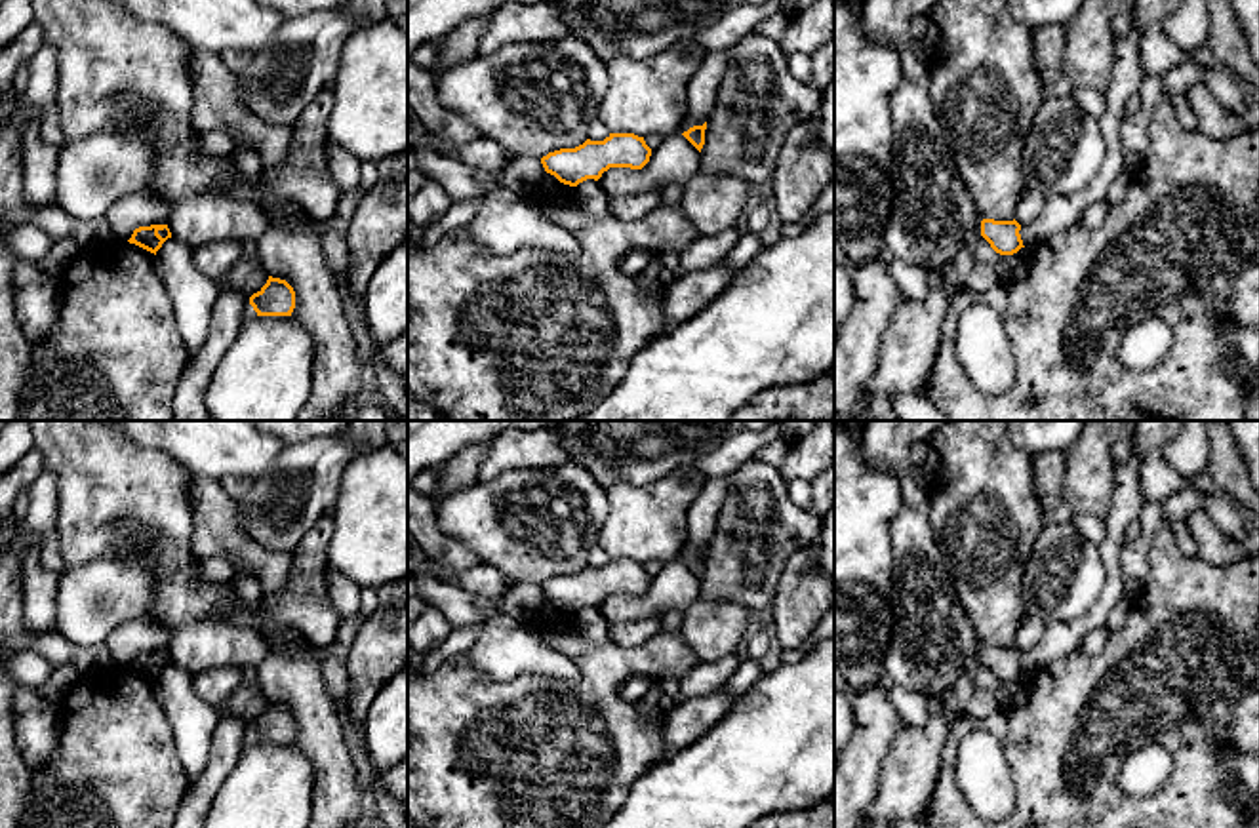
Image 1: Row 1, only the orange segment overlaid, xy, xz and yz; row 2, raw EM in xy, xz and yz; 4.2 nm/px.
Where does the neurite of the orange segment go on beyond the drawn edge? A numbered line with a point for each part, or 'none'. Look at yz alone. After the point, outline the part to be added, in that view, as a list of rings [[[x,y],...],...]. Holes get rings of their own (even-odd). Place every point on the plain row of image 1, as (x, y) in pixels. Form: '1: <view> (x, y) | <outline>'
none

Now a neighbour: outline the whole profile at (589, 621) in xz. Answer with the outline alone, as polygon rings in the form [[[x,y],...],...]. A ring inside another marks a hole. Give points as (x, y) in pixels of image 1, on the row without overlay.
[[[587,605],[573,613],[573,624],[577,632],[590,643],[590,645],[606,645],[611,643],[610,638],[610,621],[604,619],[598,607]]]

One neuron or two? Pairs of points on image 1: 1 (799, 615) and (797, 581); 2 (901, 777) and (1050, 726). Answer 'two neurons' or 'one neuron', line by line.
1: one neuron
2: two neurons

